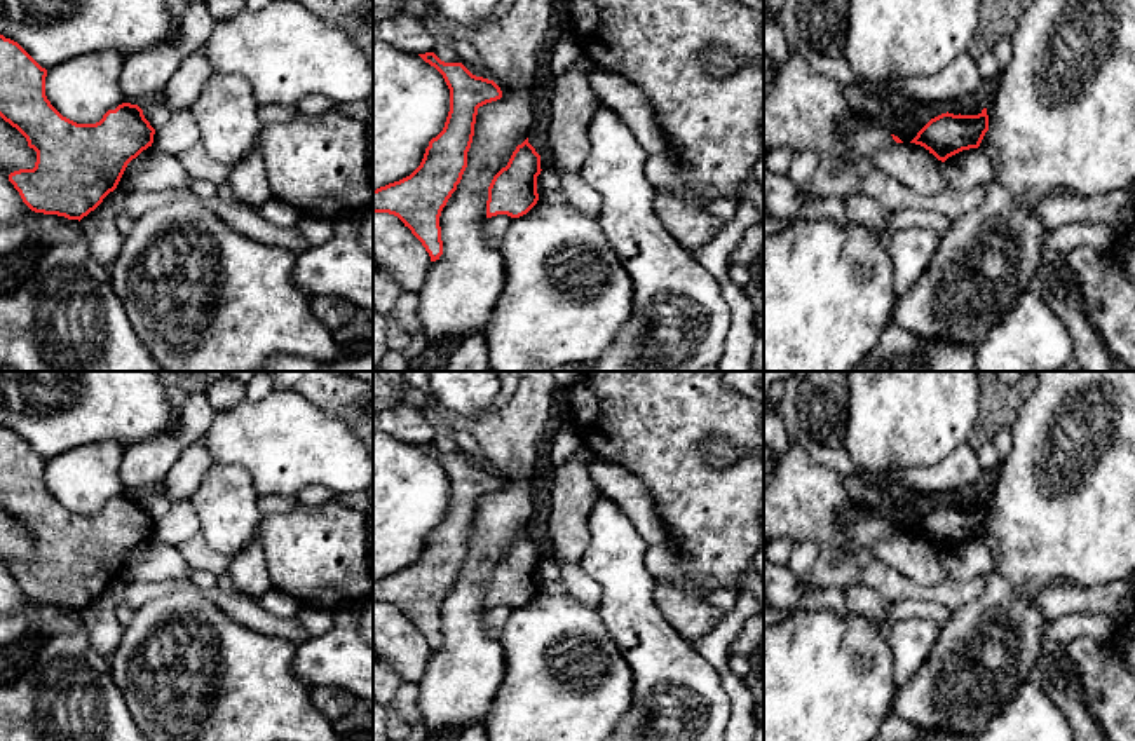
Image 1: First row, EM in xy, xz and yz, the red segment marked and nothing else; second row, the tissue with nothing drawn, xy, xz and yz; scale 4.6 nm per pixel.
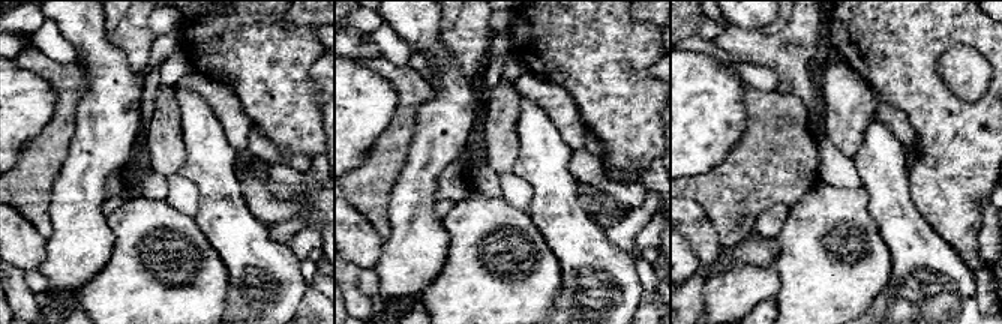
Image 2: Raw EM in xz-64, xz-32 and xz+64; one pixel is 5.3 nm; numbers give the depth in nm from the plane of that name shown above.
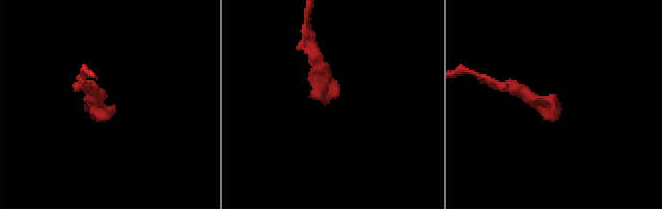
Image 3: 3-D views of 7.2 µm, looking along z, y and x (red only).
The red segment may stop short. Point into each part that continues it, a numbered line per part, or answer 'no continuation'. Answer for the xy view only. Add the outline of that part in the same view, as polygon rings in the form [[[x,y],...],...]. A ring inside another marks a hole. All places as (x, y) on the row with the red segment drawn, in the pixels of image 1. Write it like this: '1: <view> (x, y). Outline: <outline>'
no continuation

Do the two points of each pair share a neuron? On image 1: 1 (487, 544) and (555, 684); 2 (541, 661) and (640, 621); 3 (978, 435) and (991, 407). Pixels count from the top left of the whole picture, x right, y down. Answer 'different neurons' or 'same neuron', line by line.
1: different neurons
2: different neurons
3: same neuron

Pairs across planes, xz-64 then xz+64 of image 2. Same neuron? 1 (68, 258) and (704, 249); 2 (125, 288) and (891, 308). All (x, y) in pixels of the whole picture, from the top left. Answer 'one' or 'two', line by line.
1: two
2: two

